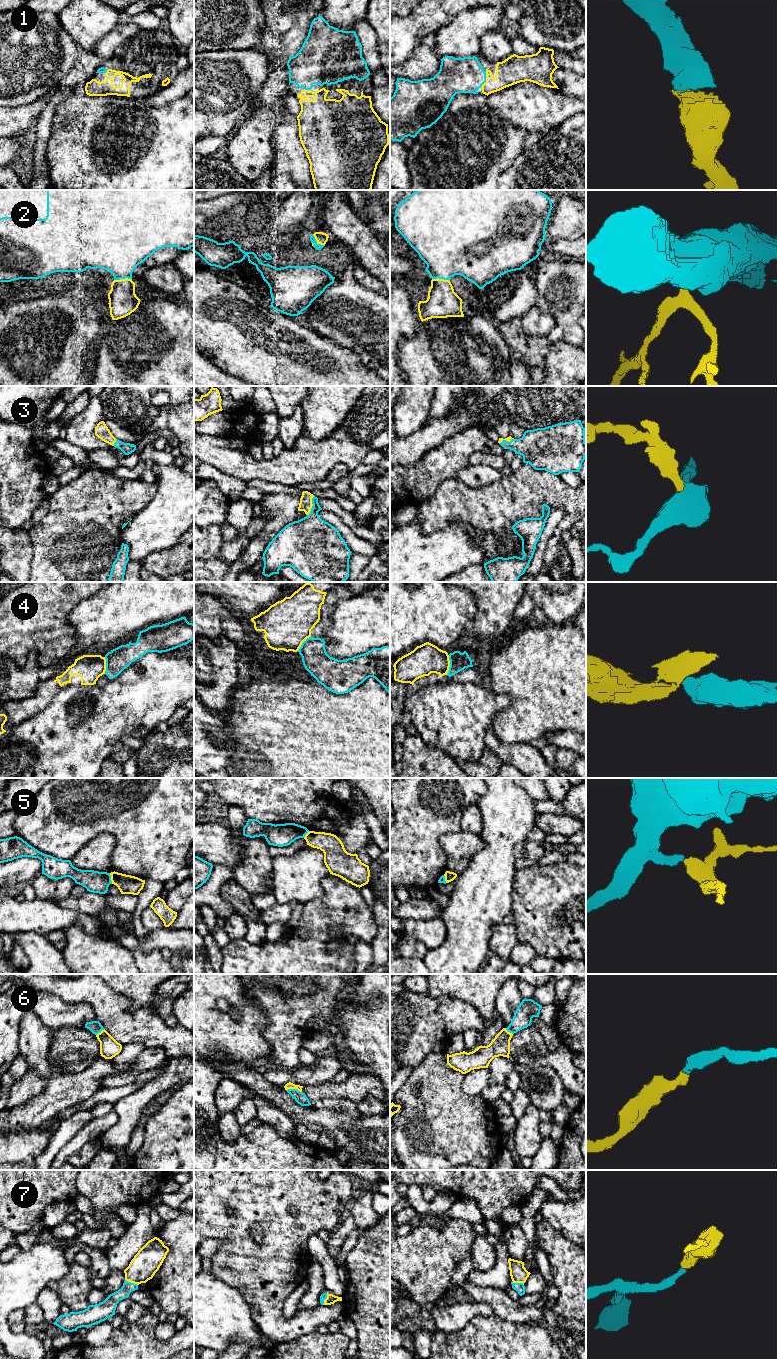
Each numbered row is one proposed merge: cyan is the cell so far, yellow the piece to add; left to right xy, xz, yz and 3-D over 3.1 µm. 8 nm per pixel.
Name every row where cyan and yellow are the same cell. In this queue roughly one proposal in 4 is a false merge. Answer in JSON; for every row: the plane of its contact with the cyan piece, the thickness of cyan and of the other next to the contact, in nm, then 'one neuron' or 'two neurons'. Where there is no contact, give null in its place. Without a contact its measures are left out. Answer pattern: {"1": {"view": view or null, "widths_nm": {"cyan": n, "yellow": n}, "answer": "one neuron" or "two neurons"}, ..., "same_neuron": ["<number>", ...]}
{"1": {"view": "yz", "widths_nm": {"cyan": 280, "yellow": 220}, "answer": "one neuron"}, "2": {"view": "xy", "widths_nm": {"cyan": 400, "yellow": 220}, "answer": "one neuron"}, "3": {"view": "xz", "widths_nm": {"cyan": 340, "yellow": 100}, "answer": "one neuron"}, "4": {"view": "yz", "widths_nm": {"cyan": 150, "yellow": 240}, "answer": "two neurons"}, "5": {"view": "xy", "widths_nm": {"cyan": 180, "yellow": 160}, "answer": "two neurons"}, "6": {"view": "xz", "widths_nm": {"cyan": 90, "yellow": 50}, "answer": "one neuron"}, "7": {"view": "xy", "widths_nm": {"cyan": 120, "yellow": 220}, "answer": "one neuron"}, "same_neuron": ["1", "2", "3", "6", "7"]}

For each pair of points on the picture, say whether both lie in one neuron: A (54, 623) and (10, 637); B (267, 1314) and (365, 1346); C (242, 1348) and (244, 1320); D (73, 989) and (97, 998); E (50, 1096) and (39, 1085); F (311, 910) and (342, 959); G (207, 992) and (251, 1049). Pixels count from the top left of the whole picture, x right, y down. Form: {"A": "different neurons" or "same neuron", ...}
{"A": "same neuron", "B": "different neurons", "C": "different neurons", "D": "same neuron", "E": "different neurons", "F": "same neuron", "G": "same neuron"}

